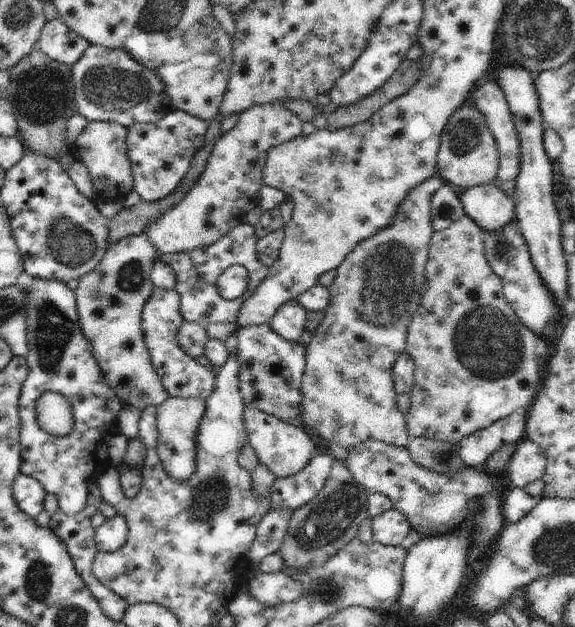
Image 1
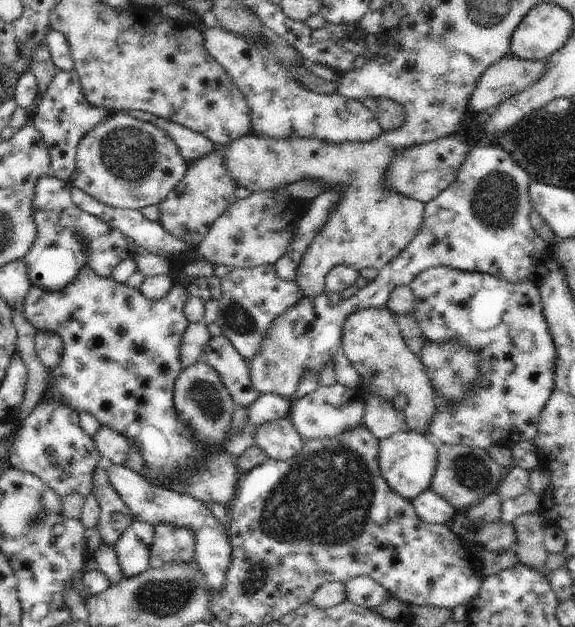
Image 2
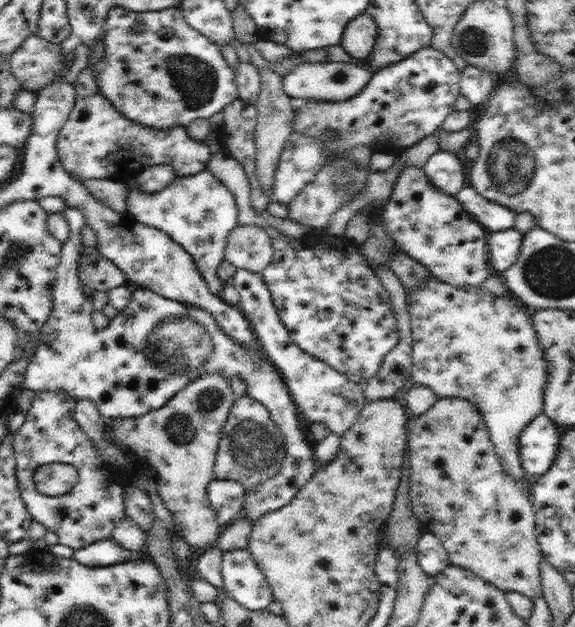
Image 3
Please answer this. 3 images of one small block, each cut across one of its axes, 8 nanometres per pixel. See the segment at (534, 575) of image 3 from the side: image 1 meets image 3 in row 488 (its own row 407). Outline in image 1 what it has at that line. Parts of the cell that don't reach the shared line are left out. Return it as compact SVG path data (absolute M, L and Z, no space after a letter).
M464 214L464 216L456 220L449 228L442 231L435 231L430 240L428 260L426 260L425 265L427 288L422 294L420 308L414 312L412 322L410 322L410 326L408 326L405 347L405 352L415 362L415 384L411 393L411 406L409 412L405 415L406 425L411 438L422 437L459 444L464 438L470 436L470 434L488 428L488 426L491 426L494 422L498 422L498 420L506 418L506 416L509 416L512 412L516 412L518 408L530 408L540 388L543 377L542 366L538 363L541 353L540 338L519 320L514 310L510 307L510 304L505 300L502 280L494 274L490 264L486 262L486 256L484 254L485 234L482 228L480 228L470 216Z

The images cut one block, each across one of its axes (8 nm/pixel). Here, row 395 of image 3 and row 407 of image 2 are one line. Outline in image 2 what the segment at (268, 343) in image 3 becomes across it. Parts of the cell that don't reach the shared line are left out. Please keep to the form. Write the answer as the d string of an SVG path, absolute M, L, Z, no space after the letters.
M337 382L328 388L319 386L314 392L293 401L288 418L307 441L308 439L340 436L344 432L350 432L363 424L364 413L365 399L360 394L360 390L346 388Z

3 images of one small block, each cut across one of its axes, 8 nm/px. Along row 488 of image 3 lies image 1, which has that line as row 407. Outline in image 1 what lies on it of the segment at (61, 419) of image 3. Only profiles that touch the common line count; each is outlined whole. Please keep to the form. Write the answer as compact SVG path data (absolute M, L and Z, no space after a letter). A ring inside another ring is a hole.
M33 278L32 283L26 288L26 332L29 352L25 357L28 362L29 374L22 384L19 400L20 416L20 473L32 476L42 484L45 492L54 494L58 500L59 511L69 516L75 516L86 506L90 494L92 474L99 463L107 461L107 448L110 440L118 434L115 421L118 412L124 404L115 395L110 386L102 380L102 372L98 368L98 360L92 354L91 343L80 329L77 316L77 303L75 292L60 280L43 280ZM44 392L64 394L72 408L74 408L74 426L72 432L66 436L58 437L44 432L36 422L36 402Z

